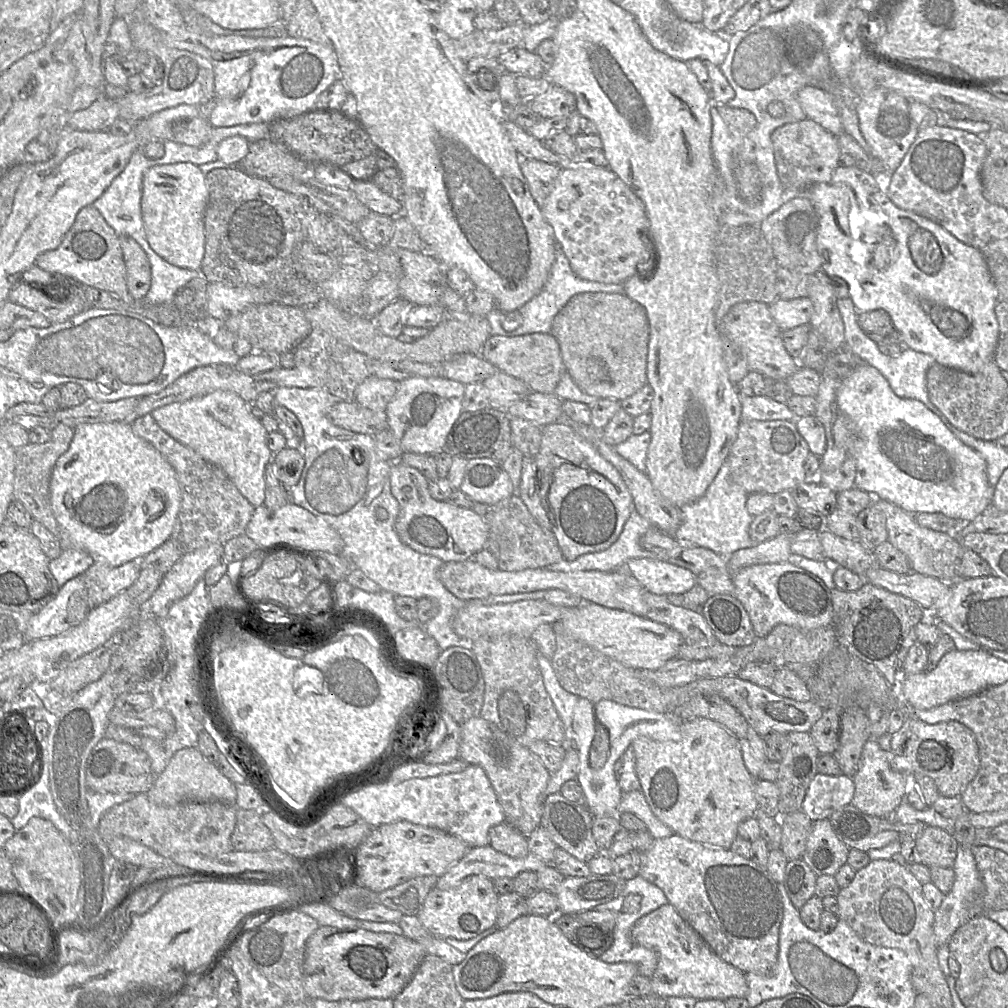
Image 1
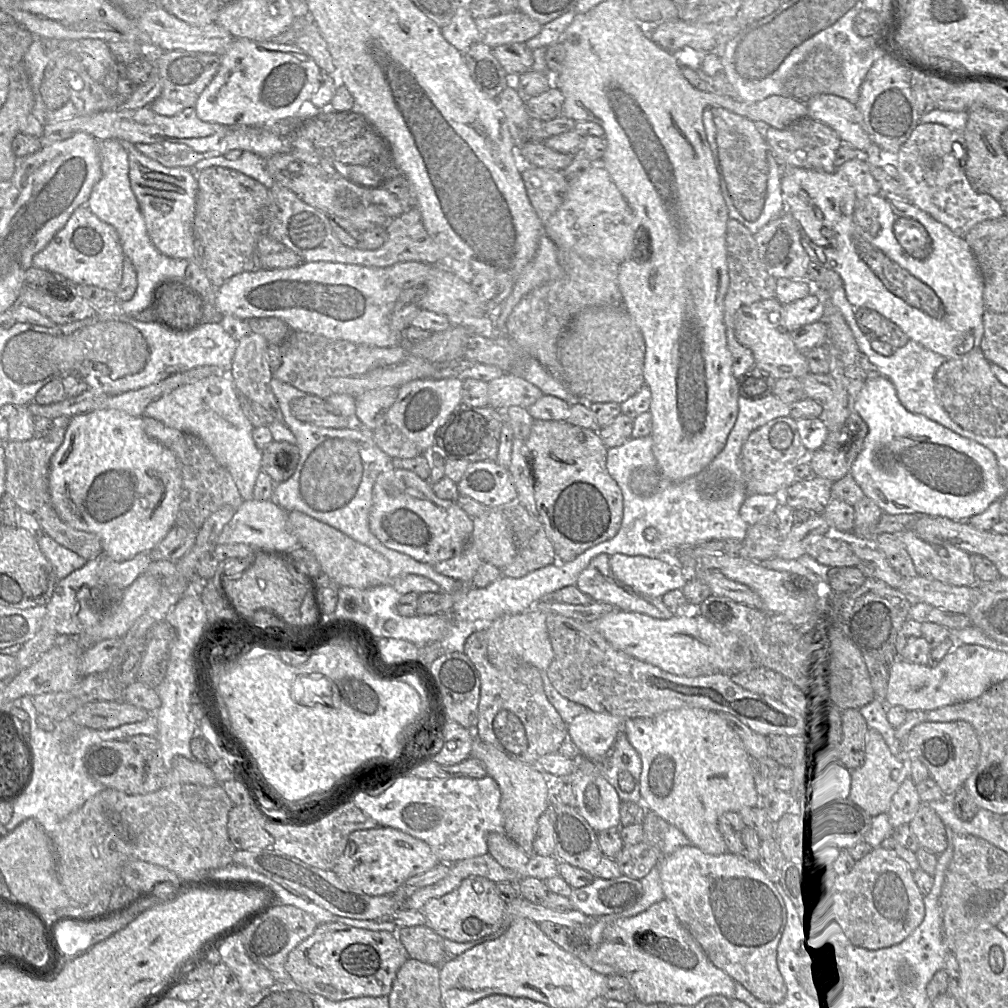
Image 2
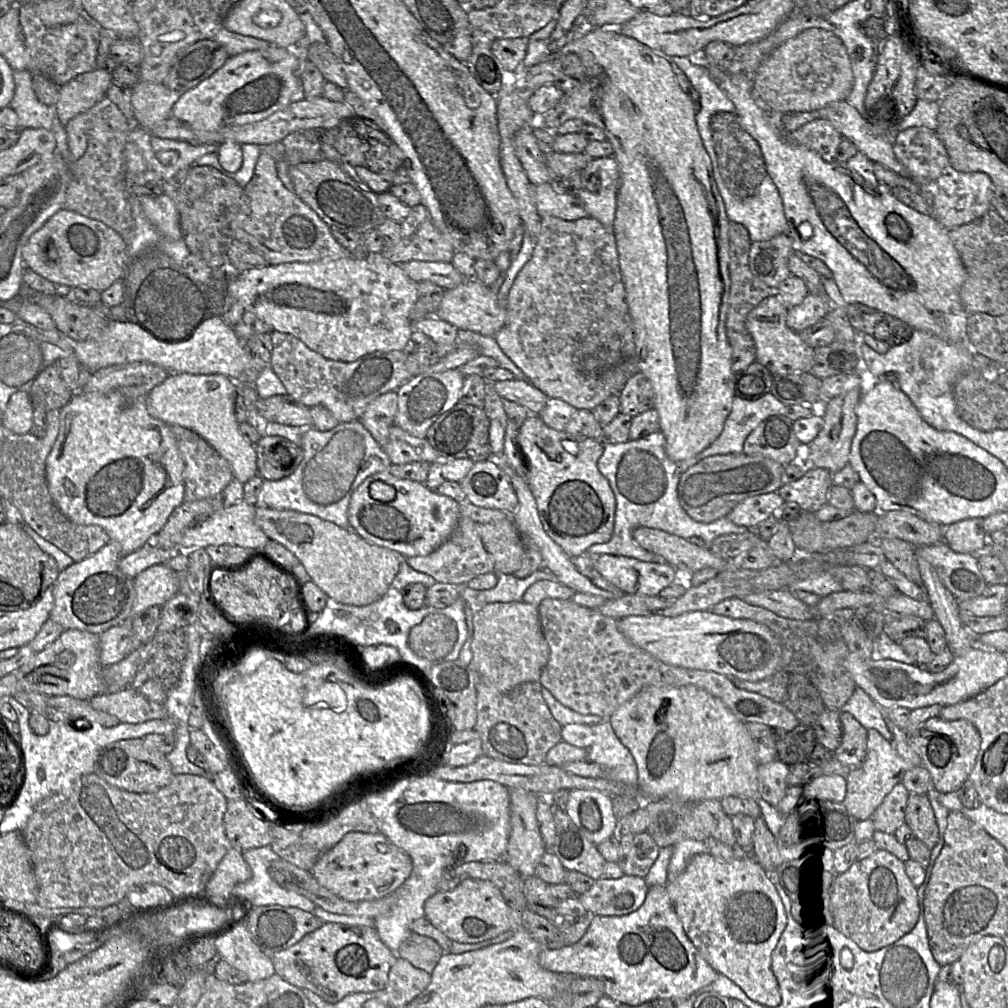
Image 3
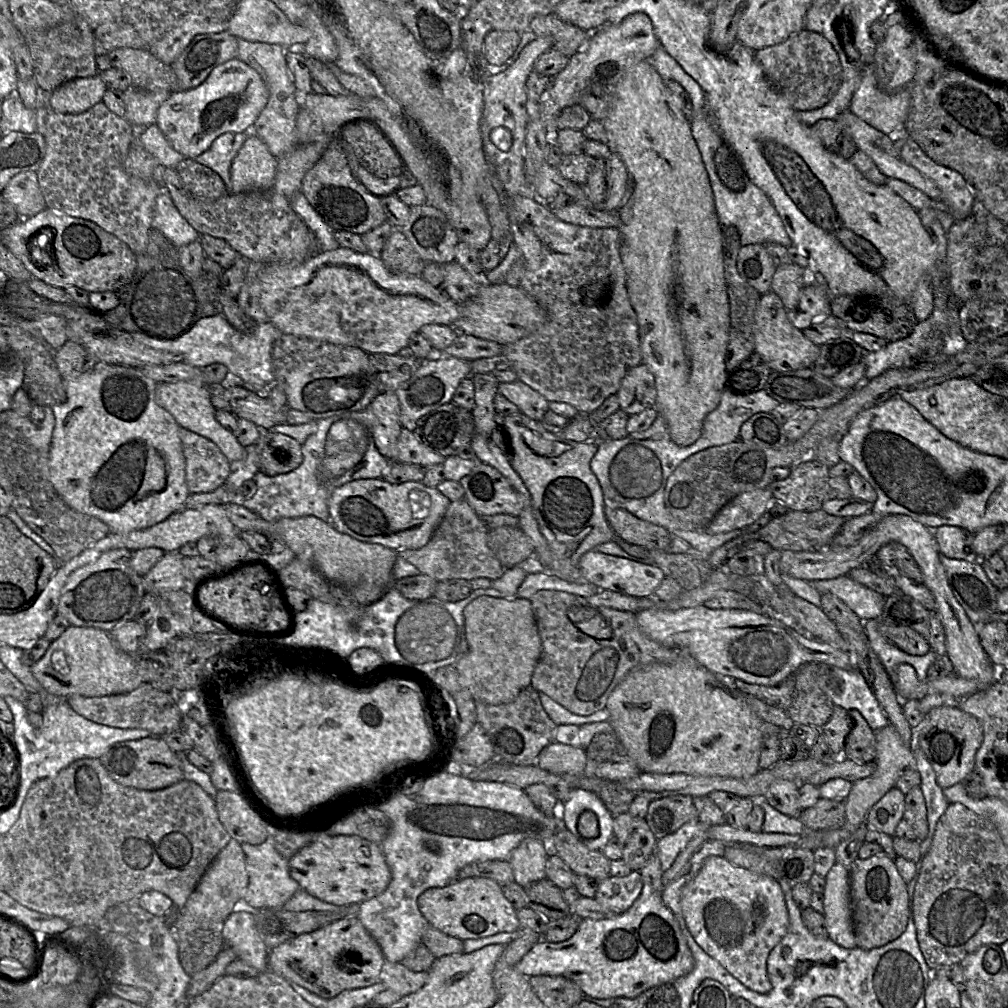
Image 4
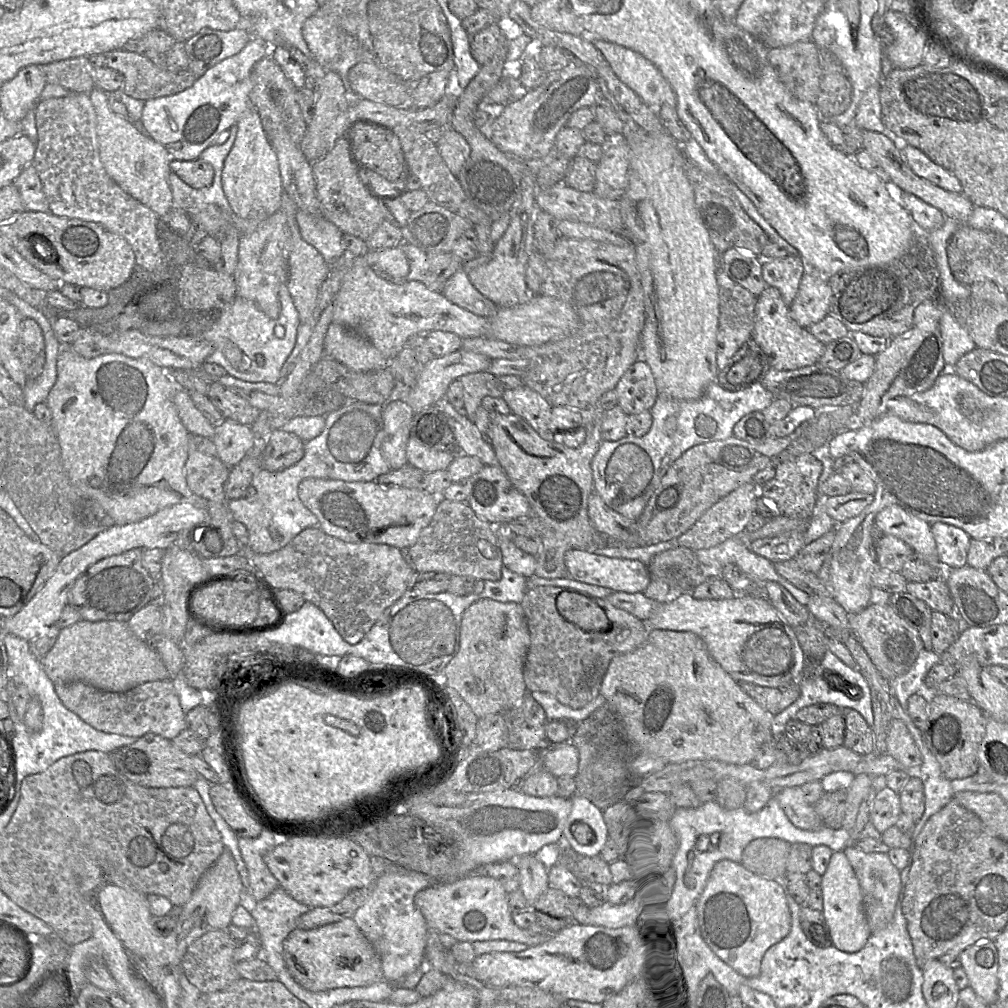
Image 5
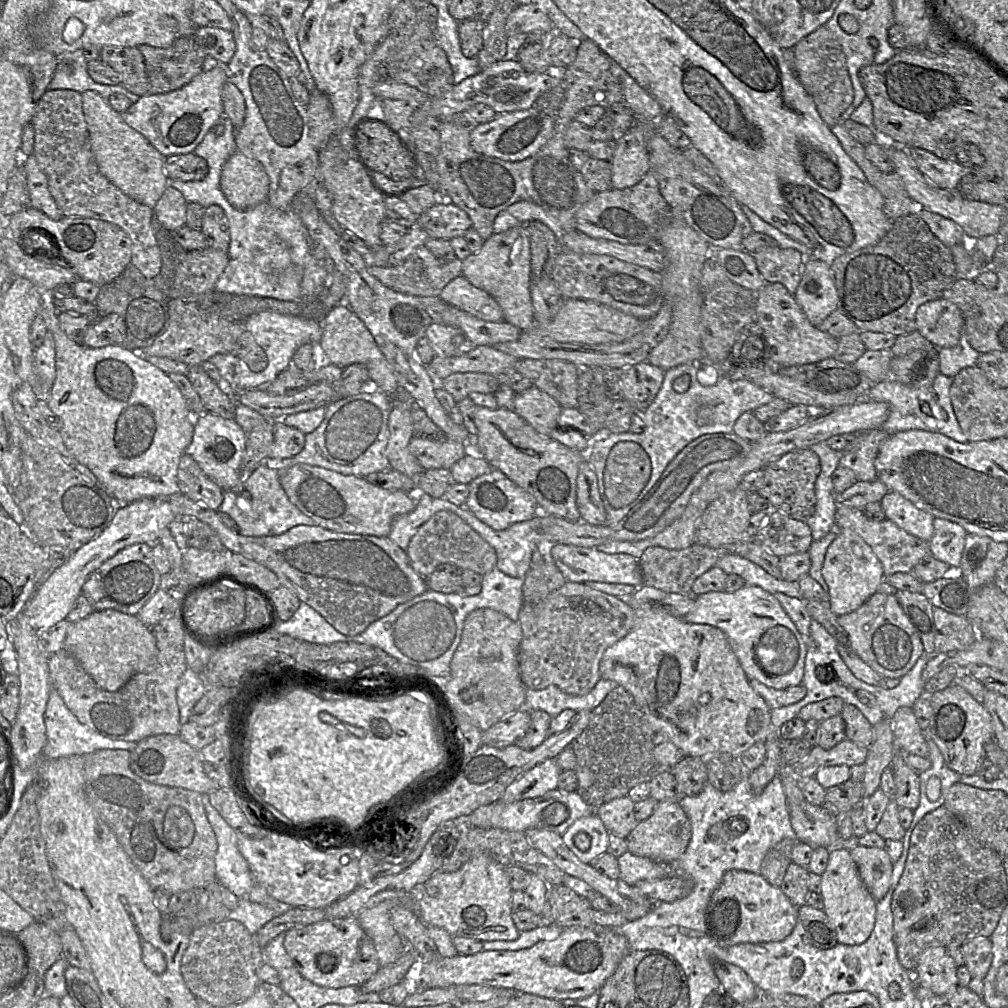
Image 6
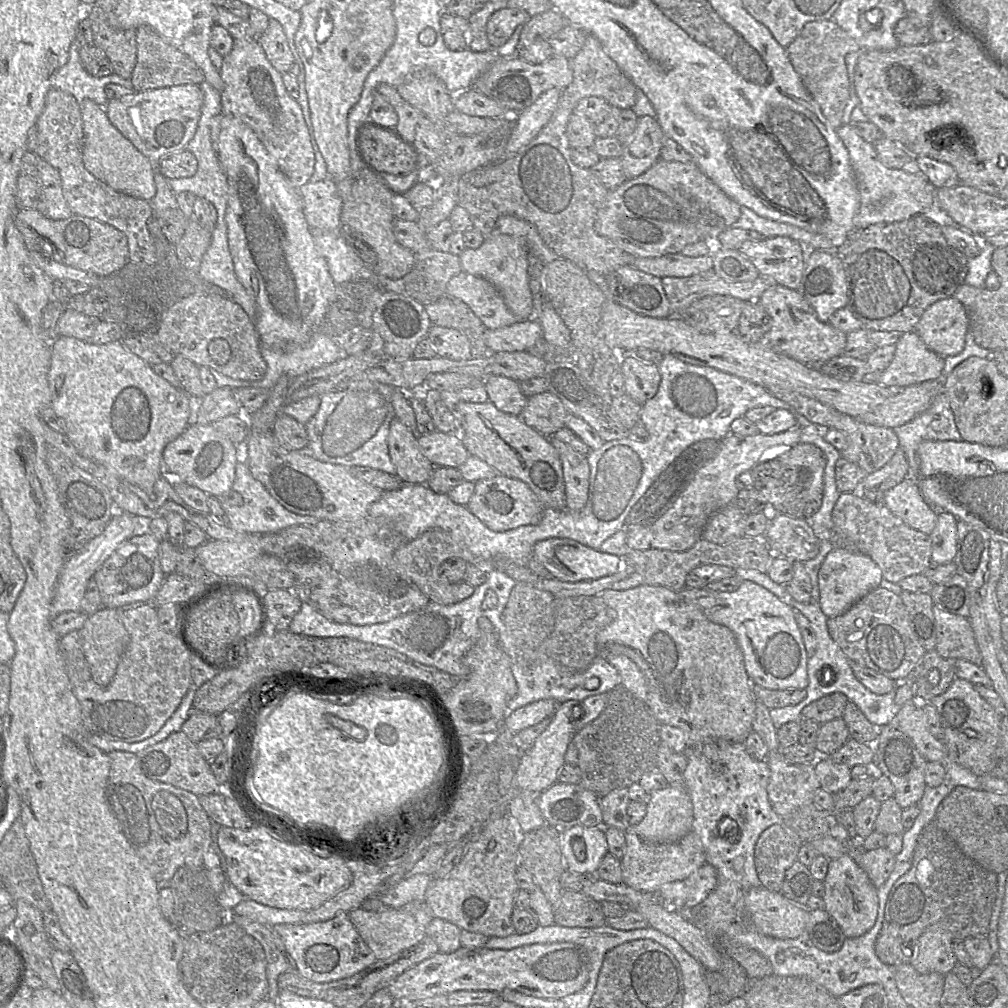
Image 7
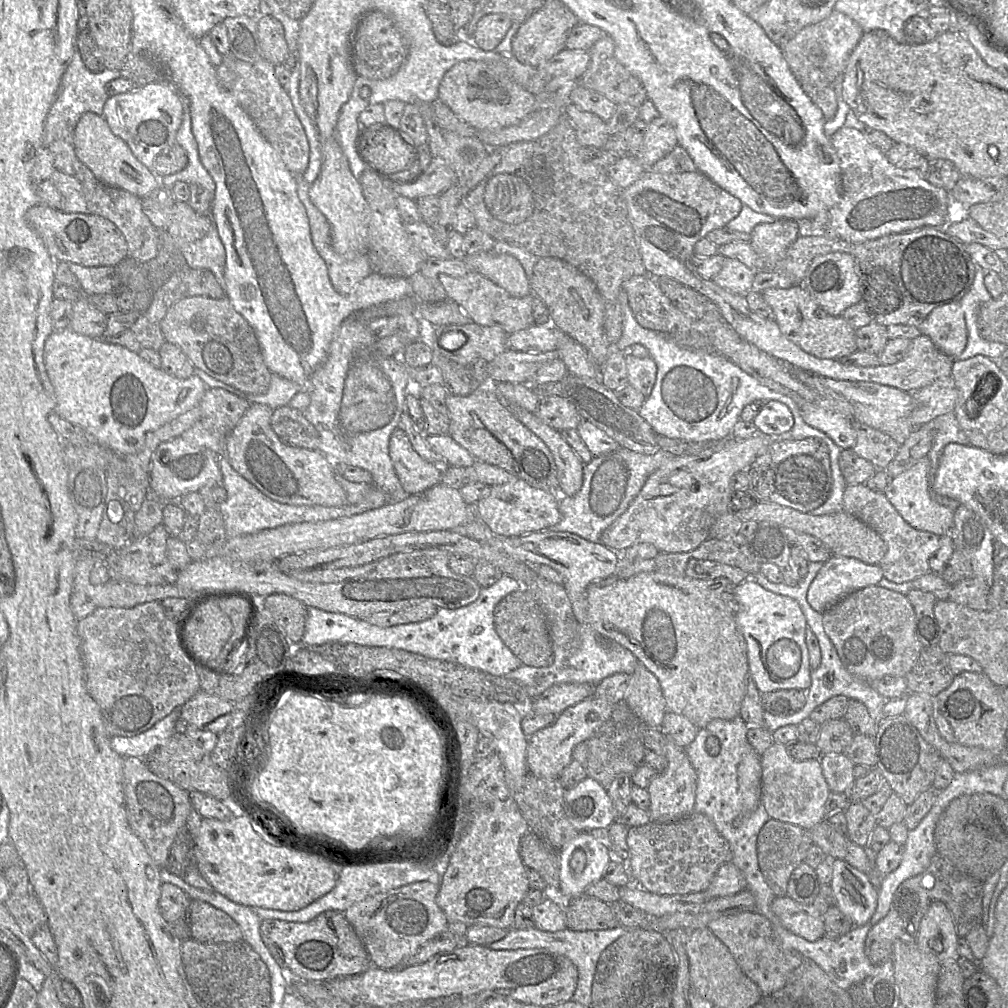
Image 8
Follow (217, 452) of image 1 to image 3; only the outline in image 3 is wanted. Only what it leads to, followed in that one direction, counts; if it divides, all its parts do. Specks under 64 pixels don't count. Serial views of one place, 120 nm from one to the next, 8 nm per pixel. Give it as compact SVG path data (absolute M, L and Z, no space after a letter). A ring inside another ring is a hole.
M170 374L147 395L146 408L153 418L197 433L229 463L233 477L245 484L257 475L256 451L239 431L234 411L237 390L236 382L222 374Z

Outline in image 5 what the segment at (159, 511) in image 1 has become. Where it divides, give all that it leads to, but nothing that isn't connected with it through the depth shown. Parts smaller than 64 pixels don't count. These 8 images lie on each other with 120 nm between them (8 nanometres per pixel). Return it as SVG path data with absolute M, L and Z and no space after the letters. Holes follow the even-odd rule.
M61 345L57 361L57 379L48 395L46 404L53 415L52 426L60 445L62 464L72 484L99 502L114 520L115 524L124 525L138 522L154 515L165 507L180 503L191 504L207 511L207 500L194 494L188 487L185 478L189 432L182 424L177 408L172 400L178 388L166 370L146 359L130 358L118 353L106 353L95 358L86 359L76 354L70 348L70 345Z

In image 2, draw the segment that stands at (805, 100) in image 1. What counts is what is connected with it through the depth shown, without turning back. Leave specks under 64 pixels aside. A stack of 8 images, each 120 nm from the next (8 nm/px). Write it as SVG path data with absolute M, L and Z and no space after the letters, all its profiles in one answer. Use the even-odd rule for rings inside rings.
M819 94L808 103L808 117L826 124L839 136L863 154L872 145L872 139L863 128L863 121L856 105L833 94Z

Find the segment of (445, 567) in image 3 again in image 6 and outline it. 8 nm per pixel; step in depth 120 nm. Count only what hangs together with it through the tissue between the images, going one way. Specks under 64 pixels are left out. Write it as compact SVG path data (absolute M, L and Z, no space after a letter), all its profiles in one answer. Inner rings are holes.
M446 510L438 511L418 529L405 552L412 568L423 578L444 563L481 575L493 570L497 563L495 549L458 515Z

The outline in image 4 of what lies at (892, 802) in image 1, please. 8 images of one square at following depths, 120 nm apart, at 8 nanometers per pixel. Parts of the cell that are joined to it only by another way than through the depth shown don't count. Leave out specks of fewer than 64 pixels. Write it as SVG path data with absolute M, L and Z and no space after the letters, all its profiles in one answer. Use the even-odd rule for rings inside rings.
M893 725L875 732L876 736L876 769L874 773L864 779L852 783L848 797L845 799L845 826L850 833L860 825L867 822L867 816L871 808L891 789L896 782L907 772L915 771L916 759L910 747L904 744L898 731Z

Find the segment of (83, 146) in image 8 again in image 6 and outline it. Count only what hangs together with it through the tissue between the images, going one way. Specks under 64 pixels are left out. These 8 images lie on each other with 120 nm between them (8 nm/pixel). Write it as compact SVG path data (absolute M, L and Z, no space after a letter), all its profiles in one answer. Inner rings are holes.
M87 90L82 93L82 105L90 136L91 151L99 171L125 195L153 209L168 187L168 176L164 170L165 157L141 133L130 127L121 113L114 110L108 100L98 92Z

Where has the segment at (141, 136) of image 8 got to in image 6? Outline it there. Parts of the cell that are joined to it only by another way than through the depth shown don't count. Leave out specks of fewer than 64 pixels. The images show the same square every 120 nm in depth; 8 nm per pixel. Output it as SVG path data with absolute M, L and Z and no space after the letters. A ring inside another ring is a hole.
M225 65L204 70L184 87L168 93L150 93L121 113L124 121L141 133L164 157L192 153L223 116L222 88L228 81ZM168 186L153 208L154 217L169 231L186 225L187 201L177 189Z

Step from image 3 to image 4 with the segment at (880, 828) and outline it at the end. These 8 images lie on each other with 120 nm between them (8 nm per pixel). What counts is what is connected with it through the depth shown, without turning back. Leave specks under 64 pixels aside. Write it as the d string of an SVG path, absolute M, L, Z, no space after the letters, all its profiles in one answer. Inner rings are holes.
M898 788L889 790L870 810L867 816L868 828L891 837L904 819L905 795Z

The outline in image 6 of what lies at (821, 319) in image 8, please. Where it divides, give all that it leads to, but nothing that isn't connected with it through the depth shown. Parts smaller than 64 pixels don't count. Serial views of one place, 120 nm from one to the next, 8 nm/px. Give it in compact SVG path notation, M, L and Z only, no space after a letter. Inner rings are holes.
M781 283L765 284L756 292L756 322L764 331L768 346L768 360L776 366L795 366L833 358L838 339L812 325L793 294Z

